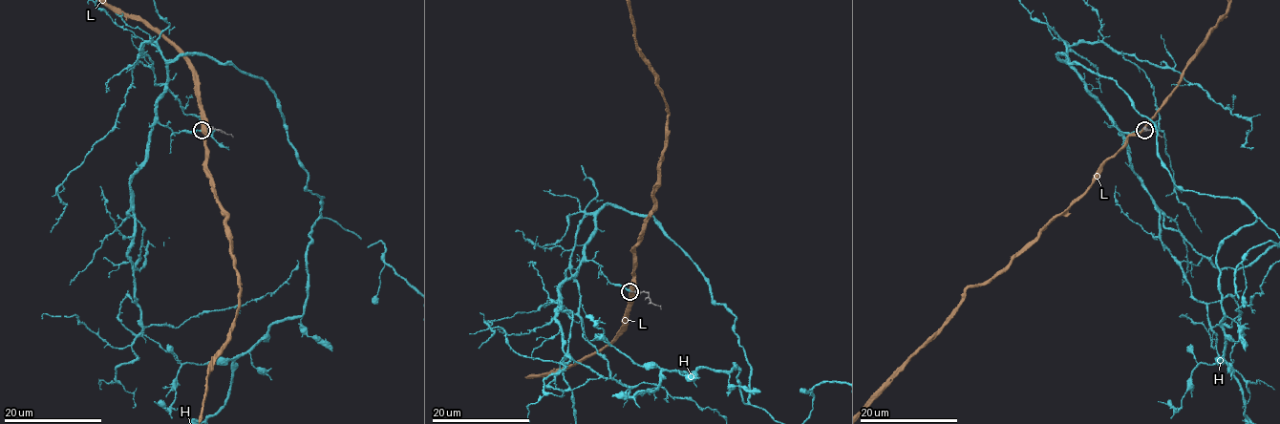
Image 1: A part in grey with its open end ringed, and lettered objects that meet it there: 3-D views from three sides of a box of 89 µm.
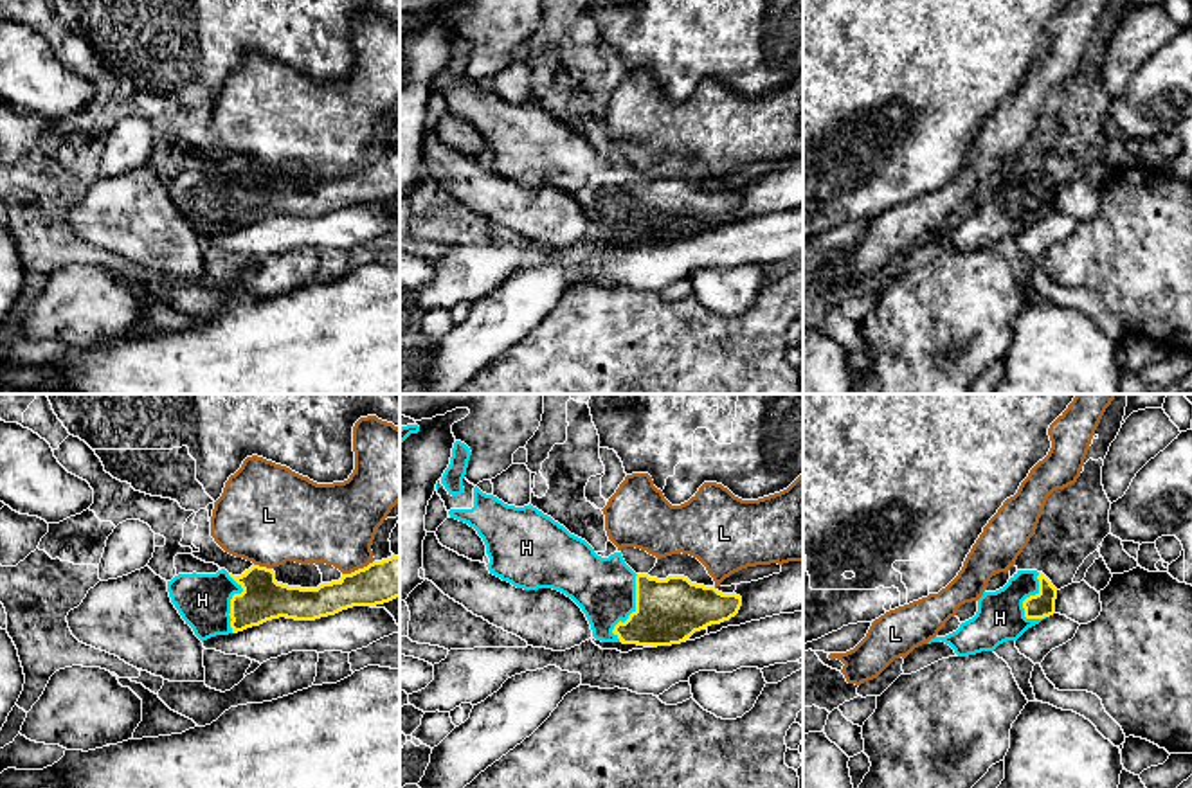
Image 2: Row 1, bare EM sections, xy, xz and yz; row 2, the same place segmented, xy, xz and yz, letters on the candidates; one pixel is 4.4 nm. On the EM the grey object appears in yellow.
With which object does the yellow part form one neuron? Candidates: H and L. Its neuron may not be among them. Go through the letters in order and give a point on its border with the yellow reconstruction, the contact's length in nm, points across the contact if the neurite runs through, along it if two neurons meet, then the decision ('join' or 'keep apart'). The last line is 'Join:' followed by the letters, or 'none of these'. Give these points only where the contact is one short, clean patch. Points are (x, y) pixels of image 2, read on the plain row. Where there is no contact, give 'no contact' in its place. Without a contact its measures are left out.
H: meets yellow in xz at (636, 207); contact 320 nm long; join
L: meets yellow in xy at (359, 166); contact 160 nm long; border along xy (373, 157), (343, 171); keep apart
Join: H

